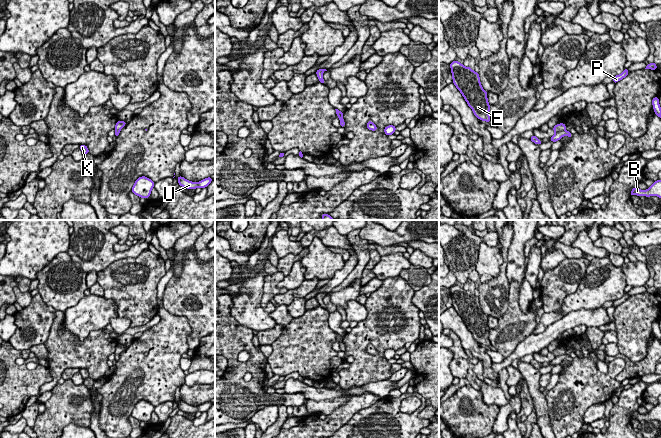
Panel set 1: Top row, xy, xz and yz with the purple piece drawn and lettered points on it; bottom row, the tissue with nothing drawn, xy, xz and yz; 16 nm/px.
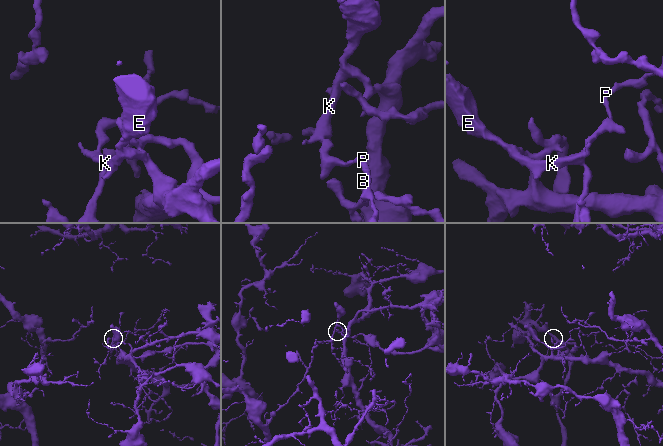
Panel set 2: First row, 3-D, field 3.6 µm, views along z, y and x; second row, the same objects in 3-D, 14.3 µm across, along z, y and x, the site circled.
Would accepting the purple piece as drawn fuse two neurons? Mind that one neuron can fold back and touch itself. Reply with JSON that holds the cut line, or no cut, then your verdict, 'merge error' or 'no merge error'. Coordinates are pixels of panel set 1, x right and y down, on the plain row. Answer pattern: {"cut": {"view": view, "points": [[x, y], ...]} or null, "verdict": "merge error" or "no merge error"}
{"cut": {"view": "yz", "points": [[564, 353], [555, 357]]}, "verdict": "merge error"}

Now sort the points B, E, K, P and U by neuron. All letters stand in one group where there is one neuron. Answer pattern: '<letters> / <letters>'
B E K P / U

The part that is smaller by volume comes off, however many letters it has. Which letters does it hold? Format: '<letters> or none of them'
U

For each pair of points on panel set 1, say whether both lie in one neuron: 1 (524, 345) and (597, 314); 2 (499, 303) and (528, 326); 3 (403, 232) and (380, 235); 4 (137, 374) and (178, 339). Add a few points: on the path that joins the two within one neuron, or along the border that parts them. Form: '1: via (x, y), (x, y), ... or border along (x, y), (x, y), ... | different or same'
1: via (542, 340), (562, 324), (579, 317) | same
2: border along (510, 286), (508, 307), (497, 318) | different
3: via (397, 235), (386, 235) | same
4: via (147, 370), (168, 349) | same

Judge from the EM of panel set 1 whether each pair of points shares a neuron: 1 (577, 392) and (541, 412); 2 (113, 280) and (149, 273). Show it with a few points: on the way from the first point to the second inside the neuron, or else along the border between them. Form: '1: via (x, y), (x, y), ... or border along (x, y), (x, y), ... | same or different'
1: border along (544, 396), (547, 402), (549, 424), (552, 427) | different
2: via (122, 280), (135, 280), (140, 276) | same

